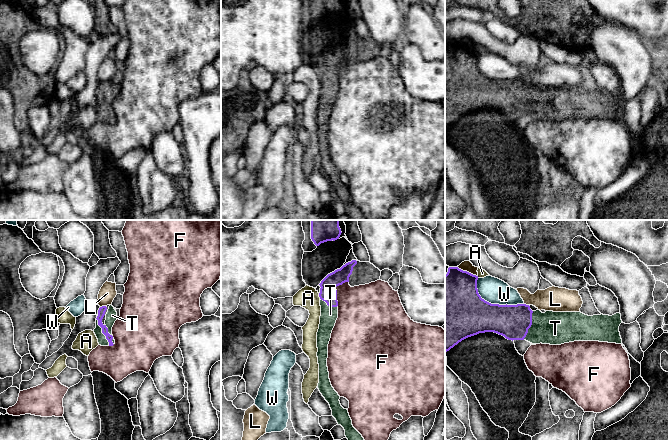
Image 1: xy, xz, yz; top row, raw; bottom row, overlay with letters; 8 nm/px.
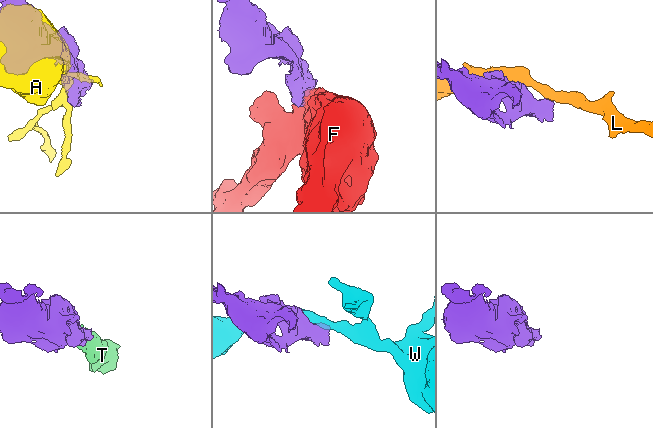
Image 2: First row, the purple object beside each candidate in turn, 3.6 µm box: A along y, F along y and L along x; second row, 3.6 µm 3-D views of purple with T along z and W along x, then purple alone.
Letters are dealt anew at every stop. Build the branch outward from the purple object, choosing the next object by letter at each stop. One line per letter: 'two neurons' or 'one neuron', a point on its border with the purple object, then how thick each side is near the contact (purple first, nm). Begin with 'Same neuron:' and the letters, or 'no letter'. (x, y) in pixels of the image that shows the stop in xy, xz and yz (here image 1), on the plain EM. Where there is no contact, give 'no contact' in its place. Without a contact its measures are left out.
Same neuron: T
A: two neurons; meets purple in xz at (319, 72); 140 nm thick on the purple side, 170 nm on the other
F: two neurons; meets purple in xz at (336, 67); 140 nm thick on the purple side, 380 nm on the other
L: two neurons; meets purple in yz at (466, 47); 420 nm thick on the purple side, 80 nm on the other
T: one neuron; meets purple in yz at (531, 100); 280 nm thick on the purple side, 280 nm on the other
W: two neurons; meets purple in yz at (493, 80); 380 nm thick on the purple side, 200 nm on the other

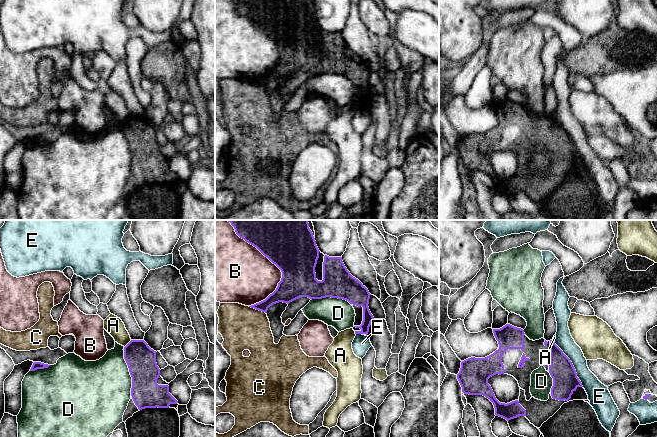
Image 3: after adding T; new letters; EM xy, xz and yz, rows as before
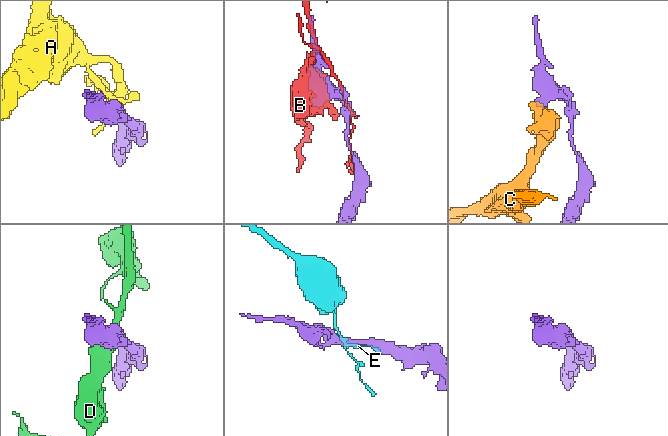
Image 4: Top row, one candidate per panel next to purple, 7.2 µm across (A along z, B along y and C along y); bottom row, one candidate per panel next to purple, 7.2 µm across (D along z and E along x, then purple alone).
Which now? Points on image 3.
Same neuron: no letter
A: two neurons; meets purple in xy at (127, 120); 240 nm thick on the purple side, 150 nm on the other
B: two neurons; meets purple in xz at (276, 41); 380 nm thick on the purple side, 440 nm on the other
C: two neurons; meets purple in xz at (257, 85); 140 nm thick on the purple side, 360 nm on the other
D: two neurons; meets purple in xy at (130, 149); 240 nm thick on the purple side, 440 nm on the other
E: two neurons; meets purple in yz at (572, 140); 200 nm thick on the purple side, 140 nm on the other

